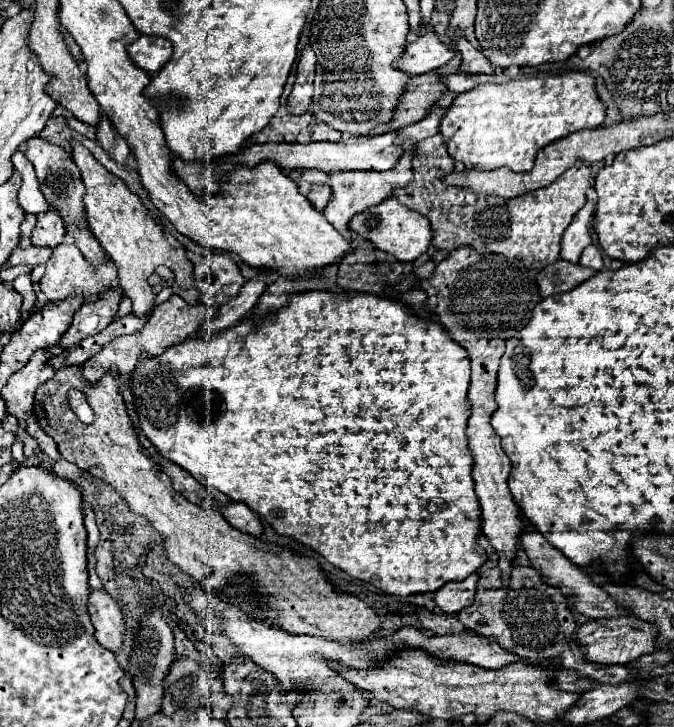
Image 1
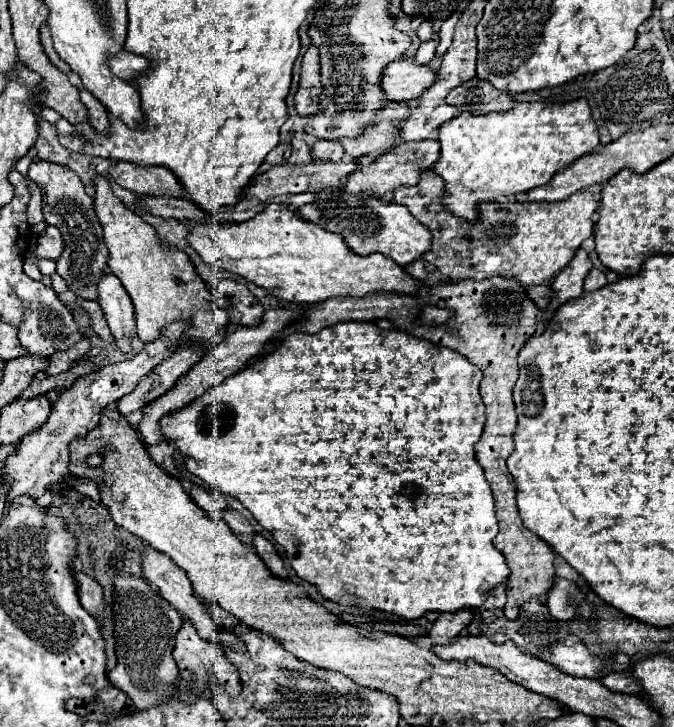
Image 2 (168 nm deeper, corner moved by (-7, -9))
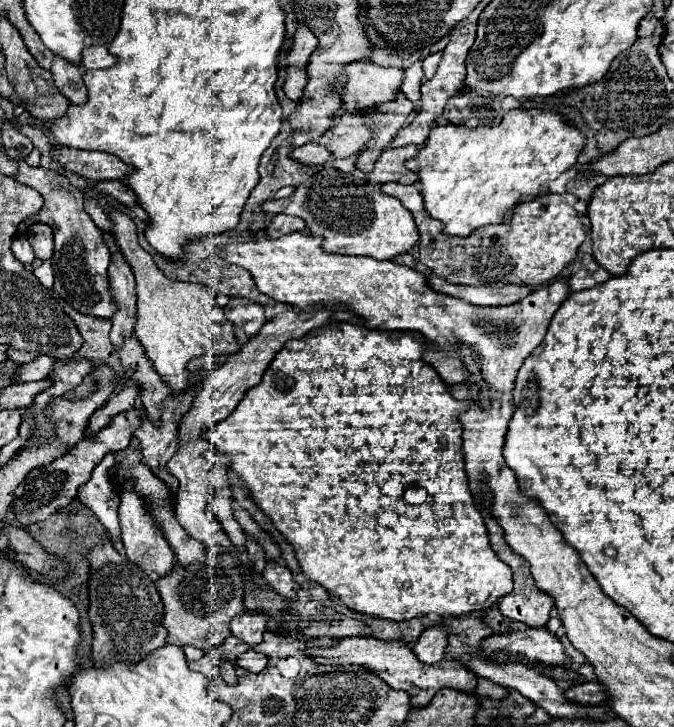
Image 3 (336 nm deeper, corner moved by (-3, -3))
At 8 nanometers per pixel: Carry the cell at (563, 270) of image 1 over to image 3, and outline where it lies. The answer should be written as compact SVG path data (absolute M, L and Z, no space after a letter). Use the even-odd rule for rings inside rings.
M428 275L428 283L432 289L446 293L450 297L458 297L466 303L474 305L512 305L530 295L530 287L526 285L504 285L504 287L466 287L452 285L436 275Z

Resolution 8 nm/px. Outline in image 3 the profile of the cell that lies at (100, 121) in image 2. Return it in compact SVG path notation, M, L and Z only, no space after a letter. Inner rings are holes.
M56 57L56 63L52 63L50 71L54 75L56 87L62 91L64 97L70 99L72 105L84 105L84 101L88 101L86 85L82 81L82 71L76 65L62 61L62 57Z

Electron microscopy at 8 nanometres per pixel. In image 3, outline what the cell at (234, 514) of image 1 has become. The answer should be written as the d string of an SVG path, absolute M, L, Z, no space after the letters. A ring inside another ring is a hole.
M266 561L266 569L264 569L264 581L282 597L286 599L296 599L296 591L300 589L300 585L292 579L292 573L288 571L286 565L280 565L276 561Z

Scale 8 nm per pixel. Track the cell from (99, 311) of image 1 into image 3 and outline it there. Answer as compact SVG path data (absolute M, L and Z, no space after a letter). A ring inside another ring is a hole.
M38 355L34 361L22 365L22 369L18 371L14 381L40 381L46 379L48 373L54 369L56 359L48 357L48 355Z

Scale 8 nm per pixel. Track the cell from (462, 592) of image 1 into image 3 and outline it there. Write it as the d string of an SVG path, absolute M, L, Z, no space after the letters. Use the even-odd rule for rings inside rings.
M444 623L424 629L424 633L420 635L420 639L414 645L416 657L428 665L438 663L444 657L444 649L448 645L448 631L450 629Z

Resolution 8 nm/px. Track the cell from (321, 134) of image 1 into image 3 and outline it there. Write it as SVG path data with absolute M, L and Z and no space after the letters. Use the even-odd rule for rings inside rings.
M306 143L302 147L296 147L292 151L292 157L294 159L300 159L300 163L304 163L304 165L322 165L322 163L330 161L334 155L324 145Z

